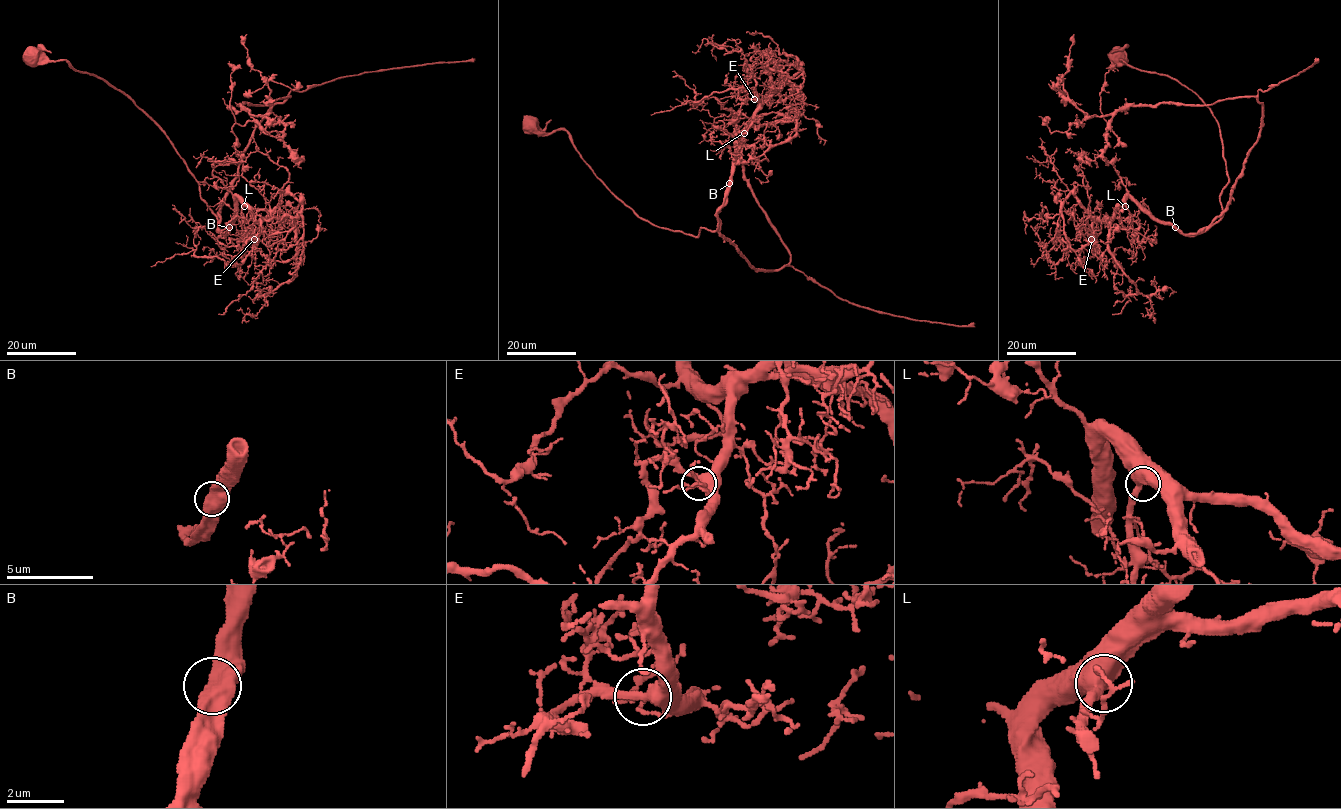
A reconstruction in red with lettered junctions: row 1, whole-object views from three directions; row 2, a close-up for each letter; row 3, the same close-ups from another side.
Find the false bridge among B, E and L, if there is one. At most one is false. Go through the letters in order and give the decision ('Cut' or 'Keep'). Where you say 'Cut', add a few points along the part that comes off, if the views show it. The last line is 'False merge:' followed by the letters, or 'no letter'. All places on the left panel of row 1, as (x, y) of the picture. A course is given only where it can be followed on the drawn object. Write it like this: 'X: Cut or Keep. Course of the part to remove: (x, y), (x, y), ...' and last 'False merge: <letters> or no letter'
B: Keep
E: Keep
L: Keep
False merge: no letter

